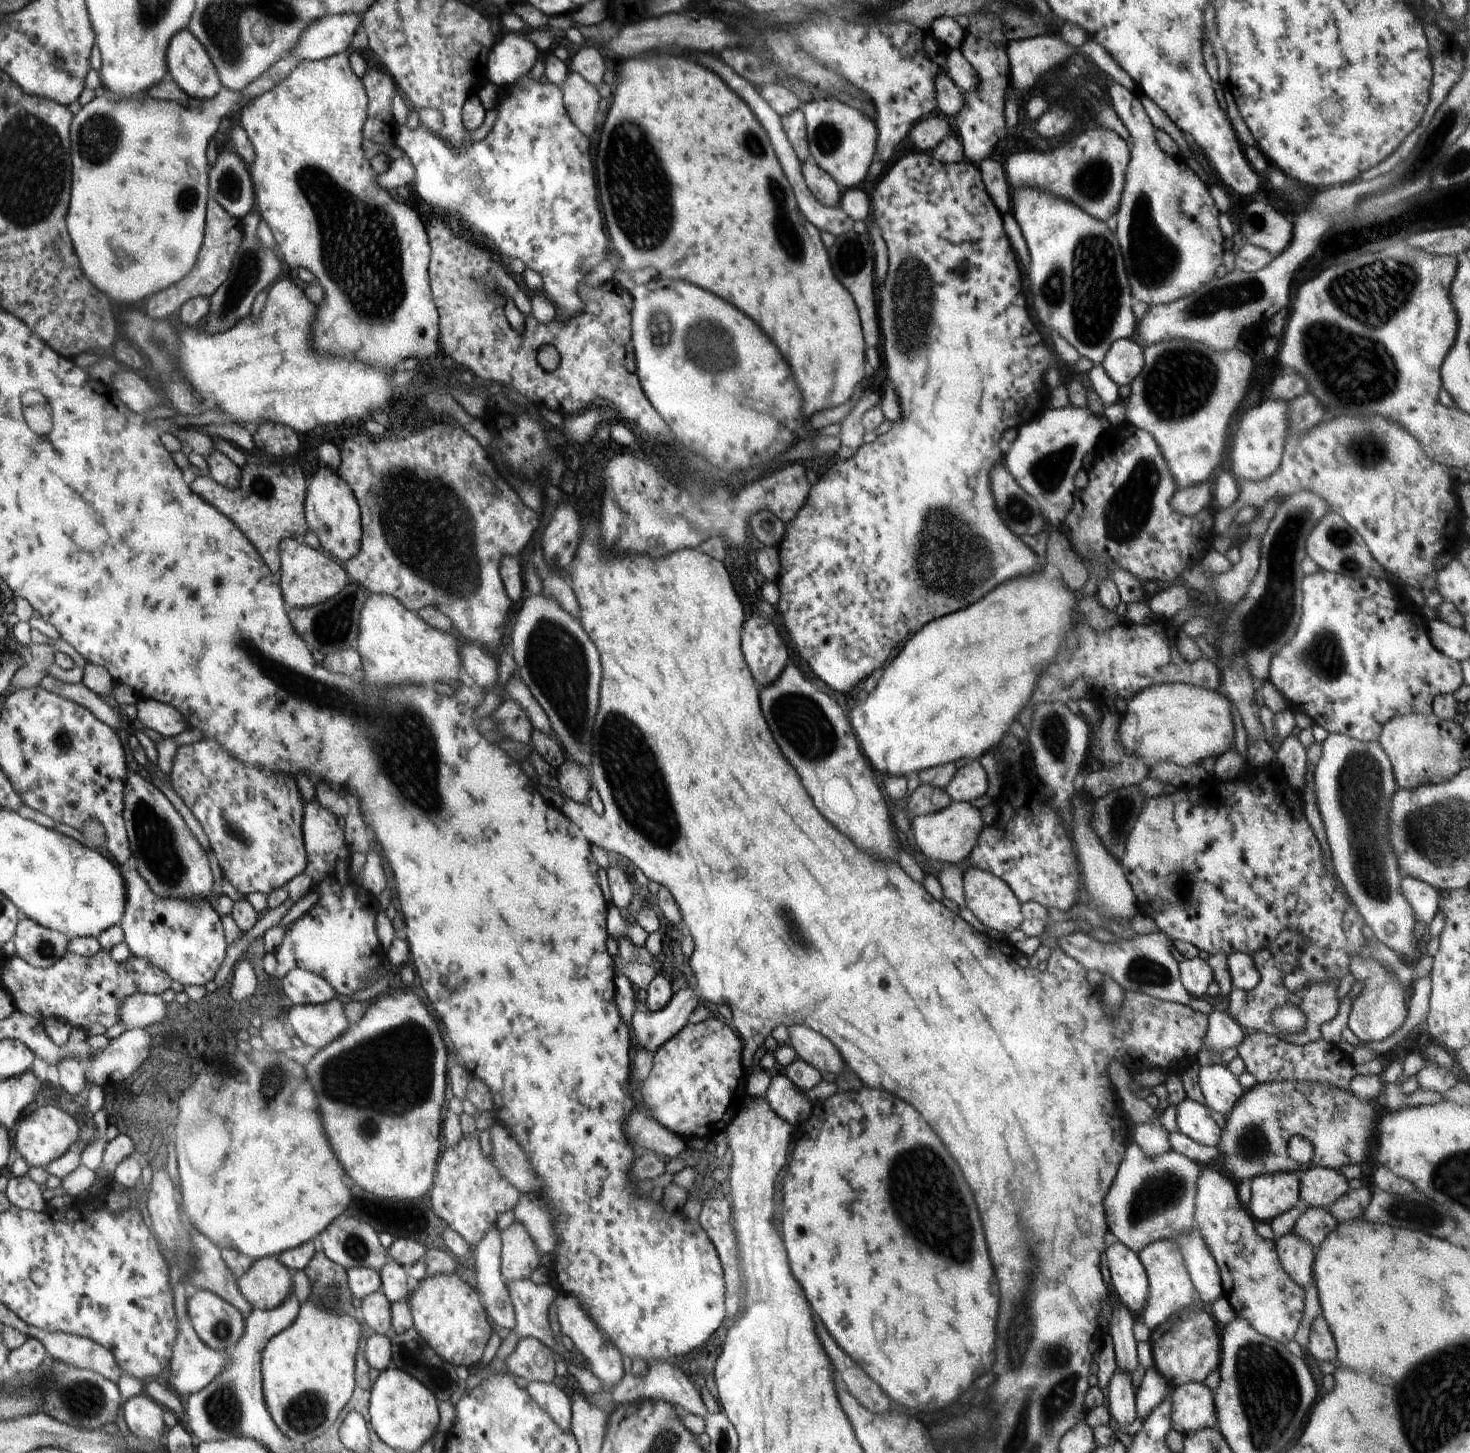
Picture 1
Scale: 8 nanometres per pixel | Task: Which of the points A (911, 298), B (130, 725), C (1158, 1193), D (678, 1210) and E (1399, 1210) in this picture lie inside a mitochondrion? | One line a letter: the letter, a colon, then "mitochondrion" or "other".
A: mitochondrion
B: other
C: mitochondrion
D: other
E: mitochondrion

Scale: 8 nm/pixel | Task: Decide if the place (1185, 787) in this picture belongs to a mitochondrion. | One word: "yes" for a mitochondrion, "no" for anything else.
no

